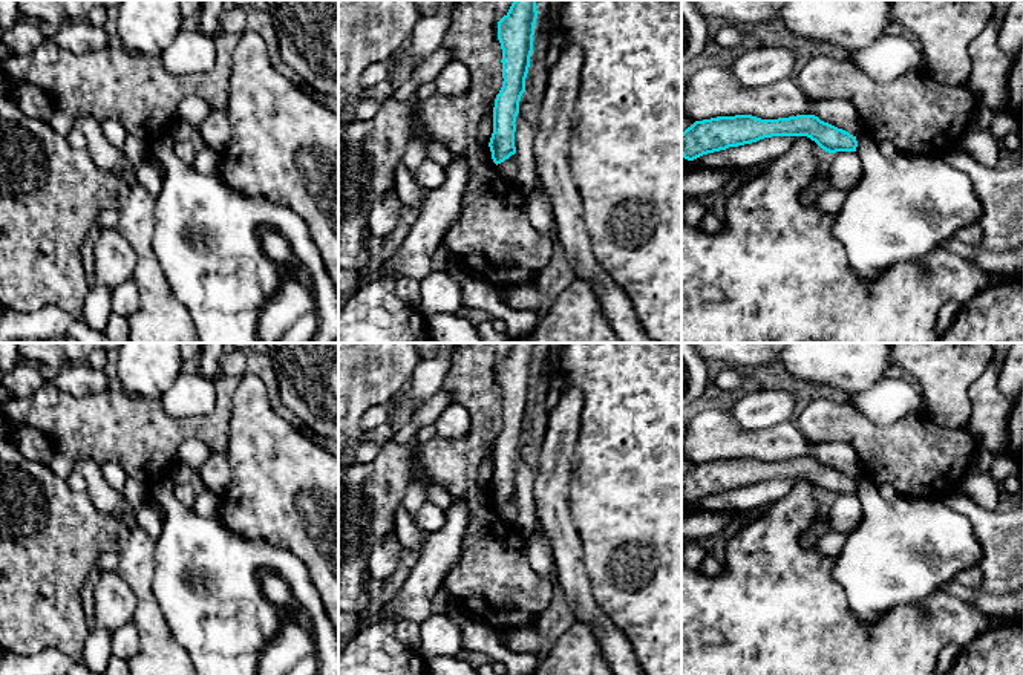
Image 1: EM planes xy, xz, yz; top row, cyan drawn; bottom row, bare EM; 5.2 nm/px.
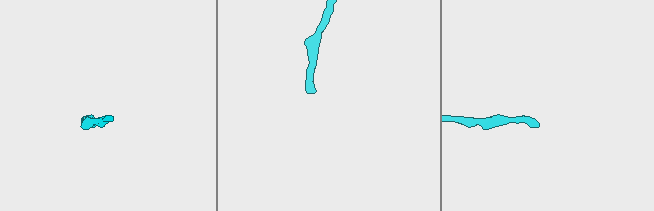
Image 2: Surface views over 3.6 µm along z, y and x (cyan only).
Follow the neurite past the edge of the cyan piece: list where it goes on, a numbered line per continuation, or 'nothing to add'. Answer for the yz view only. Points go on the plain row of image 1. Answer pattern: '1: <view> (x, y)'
nothing to add

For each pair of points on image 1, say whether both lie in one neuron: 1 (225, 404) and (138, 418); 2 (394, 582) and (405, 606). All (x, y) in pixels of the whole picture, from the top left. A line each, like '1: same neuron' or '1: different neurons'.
1: same neuron
2: different neurons

